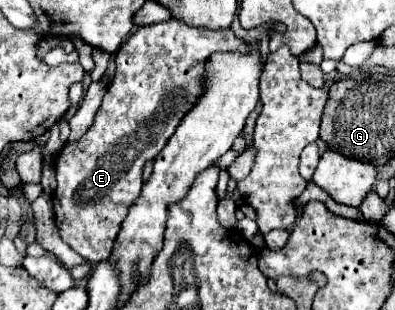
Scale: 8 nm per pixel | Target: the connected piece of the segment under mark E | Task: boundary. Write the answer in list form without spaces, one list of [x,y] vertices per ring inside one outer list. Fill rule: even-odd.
[[[166,20],[160,24],[138,28],[116,52],[116,74],[104,94],[92,126],[78,140],[76,148],[66,146],[56,158],[58,188],[54,192],[54,224],[58,228],[58,236],[74,252],[88,258],[92,264],[100,262],[112,252],[114,240],[120,232],[120,224],[126,218],[128,208],[140,196],[144,162],[154,160],[162,152],[168,138],[180,124],[180,118],[200,96],[200,74],[204,74],[204,60],[218,50],[246,52],[250,48],[240,38],[236,38],[232,30],[192,28],[184,22]]]

